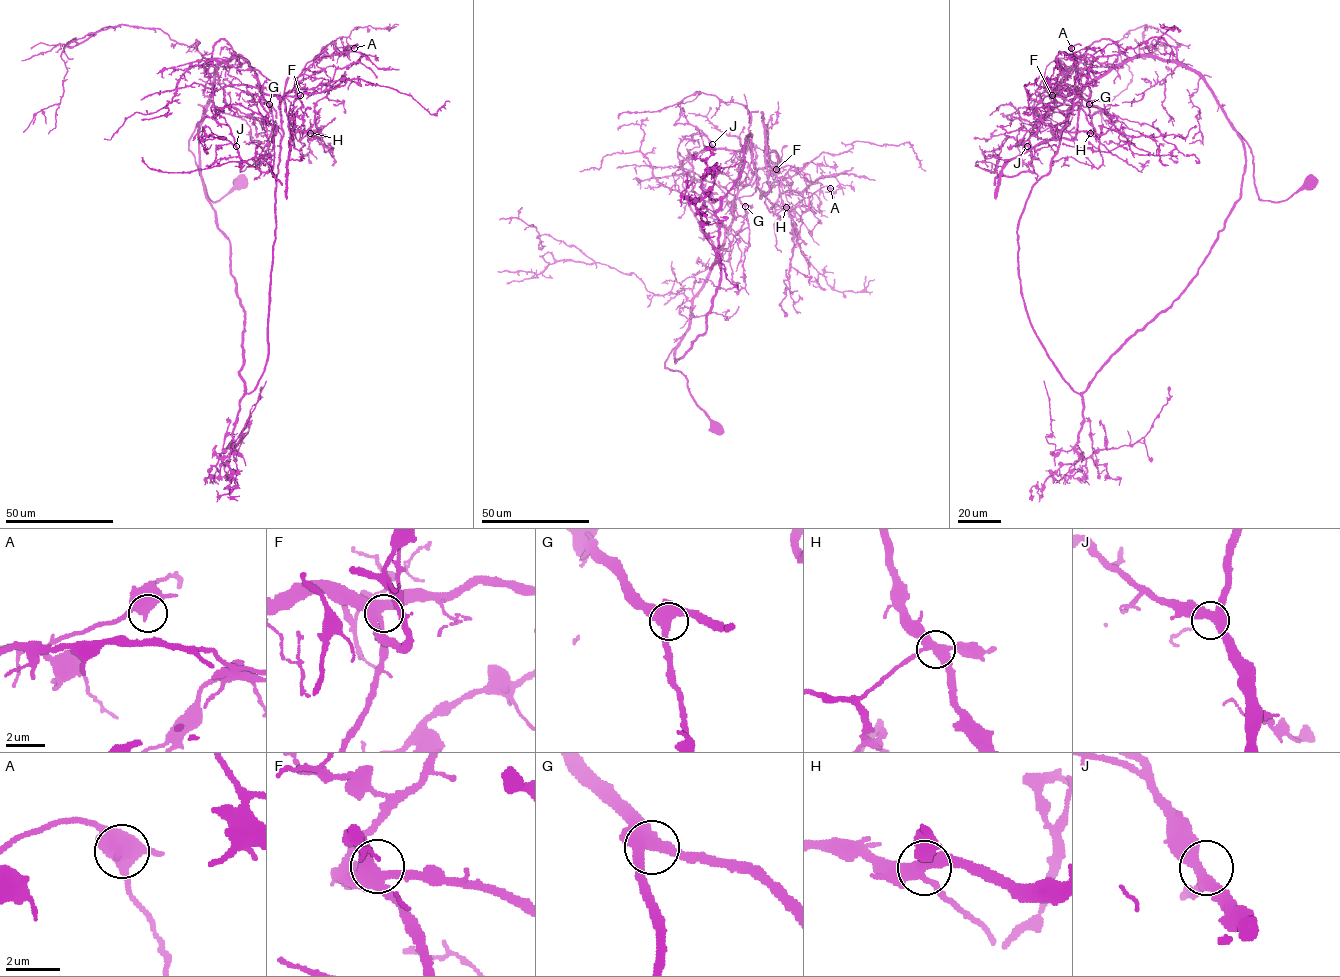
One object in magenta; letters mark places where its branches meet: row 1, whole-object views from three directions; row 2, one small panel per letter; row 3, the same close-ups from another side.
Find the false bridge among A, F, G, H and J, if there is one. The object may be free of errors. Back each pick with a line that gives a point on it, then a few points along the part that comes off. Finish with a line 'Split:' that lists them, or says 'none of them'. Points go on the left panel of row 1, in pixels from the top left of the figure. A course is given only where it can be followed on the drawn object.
H: (310, 133) | (310, 133), (290, 139), (282, 185), (242, 160), (213, 116), (230, 106), (264, 132)
Split: H

